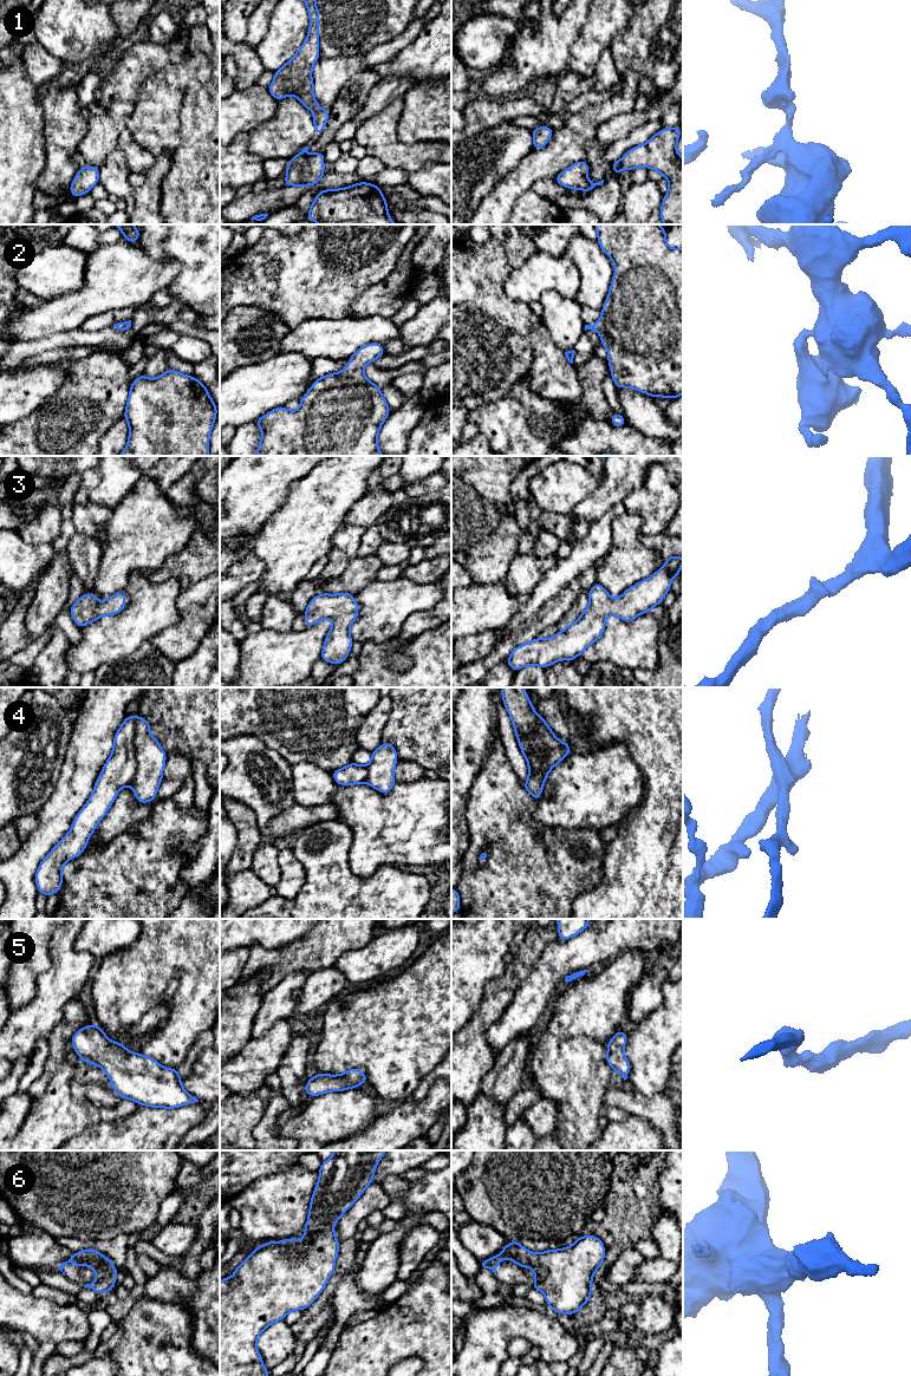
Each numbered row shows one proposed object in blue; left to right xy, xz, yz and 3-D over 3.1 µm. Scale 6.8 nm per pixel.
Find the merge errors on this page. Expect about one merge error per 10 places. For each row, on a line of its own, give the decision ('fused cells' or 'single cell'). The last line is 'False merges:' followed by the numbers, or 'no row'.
1: single cell
2: single cell
3: single cell
4: fused cells
5: single cell
6: single cell
False merges: 4

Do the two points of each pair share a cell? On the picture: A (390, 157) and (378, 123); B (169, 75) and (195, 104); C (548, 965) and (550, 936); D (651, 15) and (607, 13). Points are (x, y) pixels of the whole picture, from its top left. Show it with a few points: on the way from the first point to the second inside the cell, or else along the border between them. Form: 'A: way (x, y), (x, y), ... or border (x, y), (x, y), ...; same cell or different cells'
A: way (389, 149), (379, 139), (379, 131); same cell
B: border (189, 84), (179, 121); different cells
C: border (557, 938), (544, 950), (533, 966); different cells
D: border (635, 12), (628, 26), (617, 37); different cells

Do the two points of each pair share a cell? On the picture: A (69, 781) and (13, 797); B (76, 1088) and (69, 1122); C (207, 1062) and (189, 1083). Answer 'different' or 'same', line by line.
A: different
B: different
C: same

